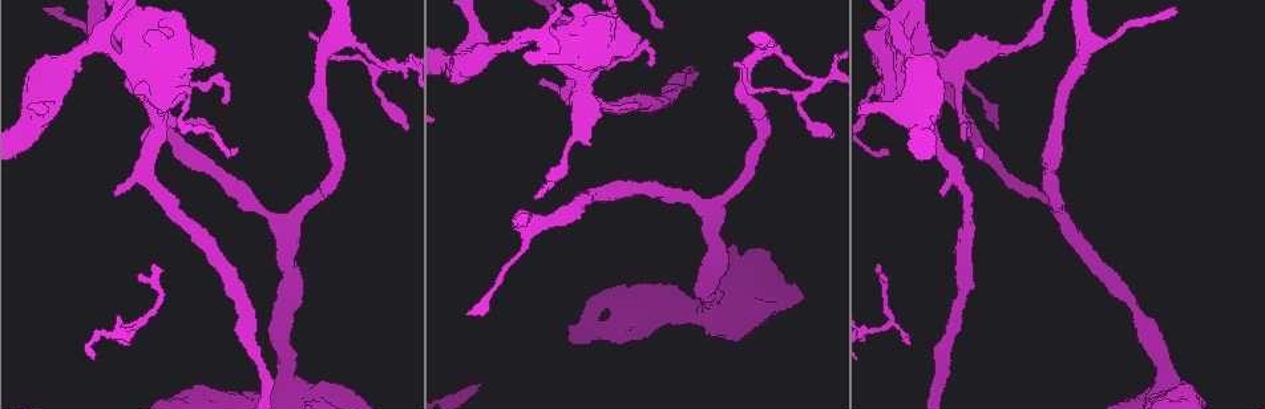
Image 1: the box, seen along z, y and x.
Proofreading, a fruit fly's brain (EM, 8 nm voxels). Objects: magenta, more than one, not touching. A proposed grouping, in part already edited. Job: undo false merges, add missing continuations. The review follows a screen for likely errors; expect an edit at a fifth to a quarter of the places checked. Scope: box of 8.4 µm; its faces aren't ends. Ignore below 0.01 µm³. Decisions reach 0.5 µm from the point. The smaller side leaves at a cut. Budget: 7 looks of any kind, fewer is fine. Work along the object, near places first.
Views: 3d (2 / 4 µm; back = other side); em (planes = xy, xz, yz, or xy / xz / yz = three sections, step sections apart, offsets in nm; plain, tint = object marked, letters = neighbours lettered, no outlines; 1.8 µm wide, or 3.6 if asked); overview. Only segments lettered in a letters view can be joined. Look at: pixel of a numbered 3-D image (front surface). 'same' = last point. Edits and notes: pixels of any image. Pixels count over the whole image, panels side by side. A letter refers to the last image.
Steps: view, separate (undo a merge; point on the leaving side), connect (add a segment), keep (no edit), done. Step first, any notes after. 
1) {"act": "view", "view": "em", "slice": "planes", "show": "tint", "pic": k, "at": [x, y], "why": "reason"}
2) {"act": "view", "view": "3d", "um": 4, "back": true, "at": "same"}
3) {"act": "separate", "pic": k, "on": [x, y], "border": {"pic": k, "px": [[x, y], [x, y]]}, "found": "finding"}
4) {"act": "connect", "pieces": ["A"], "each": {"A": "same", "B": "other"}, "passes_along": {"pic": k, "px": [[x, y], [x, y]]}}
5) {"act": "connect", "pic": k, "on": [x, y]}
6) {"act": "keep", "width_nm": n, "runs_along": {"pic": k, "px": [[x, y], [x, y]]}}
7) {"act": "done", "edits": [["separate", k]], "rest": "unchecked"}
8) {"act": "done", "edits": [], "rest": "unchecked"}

{"act": "view", "view": "em", "slice": "yz", "step": 8, "show": "letters", "pic": 1, "at": [389, 63], "why": "touches itself"}

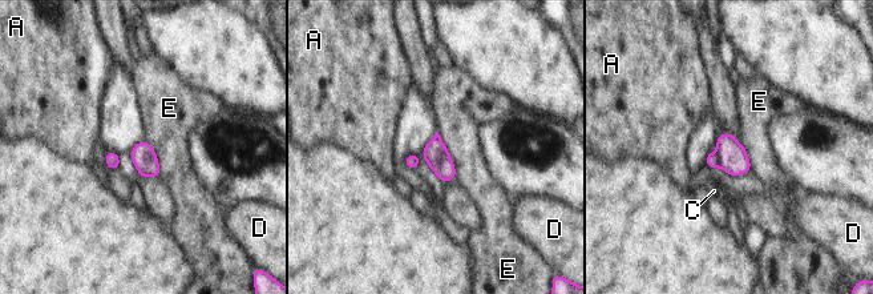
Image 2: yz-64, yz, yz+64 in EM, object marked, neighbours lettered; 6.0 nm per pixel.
{"act": "separate", "pic": 2, "on": [732, 157], "each": {"A": "other", "C": "other", "D": "other", "E": "other"}, "found": "two neurons meet here"}

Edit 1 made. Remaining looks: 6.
{"act": "view", "view": "em", "um": 3.6, "slice": "planes", "show": "letters", "pic": 1, "at": [153, 112], "why": "thick turns thin"}

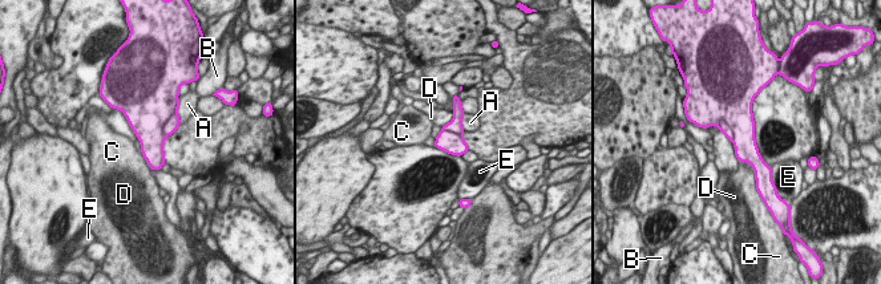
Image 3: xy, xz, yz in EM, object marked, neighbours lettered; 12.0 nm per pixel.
{"act": "separate", "pic": 3, "on": [723, 126], "each": {"A": "other", "B": "other", "C": "other", "D": "other", "E": "other"}, "border": {"pic": 3, "px": [[719, 118], [734, 133], [734, 141]]}, "found": "two neurons meet here"}

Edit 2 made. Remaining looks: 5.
{"act": "done", "edits": [["separate", 2], ["separate", 3]], "rest": "unchecked"}

